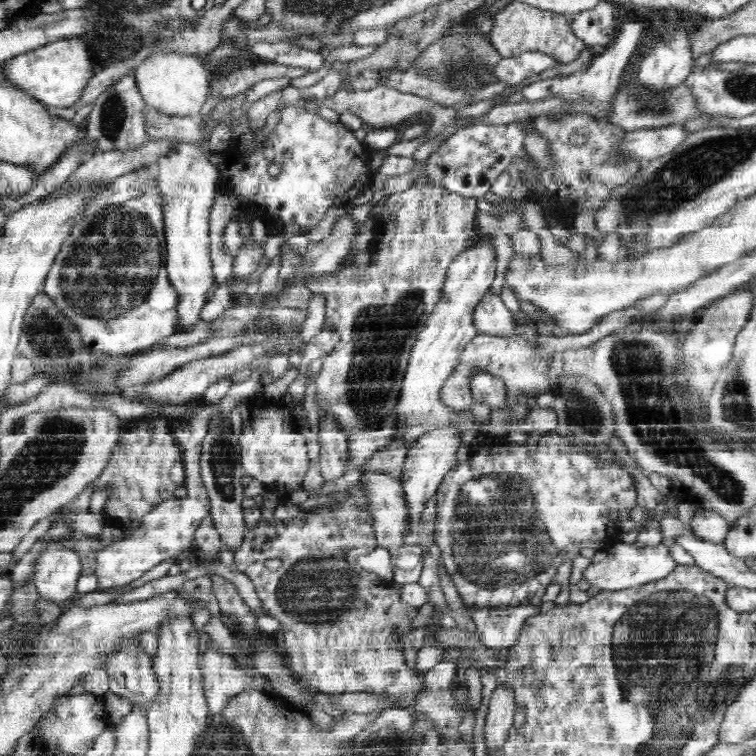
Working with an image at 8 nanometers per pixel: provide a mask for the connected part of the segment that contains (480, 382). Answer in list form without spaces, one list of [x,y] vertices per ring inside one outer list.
[[[486,372],[476,374],[471,382],[471,394],[475,403],[488,404],[490,408],[503,409],[507,404],[507,387],[504,380]]]

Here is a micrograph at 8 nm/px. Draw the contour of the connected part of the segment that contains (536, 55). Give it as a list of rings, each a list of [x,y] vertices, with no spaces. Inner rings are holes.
[[[526,51],[515,57],[501,57],[492,70],[490,78],[502,80],[505,84],[516,85],[533,74],[544,72],[556,66],[553,58],[538,51]]]

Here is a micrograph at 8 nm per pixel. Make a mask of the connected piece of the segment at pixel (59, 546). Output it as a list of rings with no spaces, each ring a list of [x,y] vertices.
[[[63,540],[46,544],[35,560],[33,584],[39,597],[56,603],[63,610],[77,597],[76,582],[82,576],[82,564],[76,550],[64,547]]]

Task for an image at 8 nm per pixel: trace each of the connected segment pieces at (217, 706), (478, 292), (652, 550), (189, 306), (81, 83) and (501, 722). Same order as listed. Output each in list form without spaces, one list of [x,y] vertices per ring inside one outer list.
[[[206,648],[201,653],[201,672],[203,691],[209,708],[209,714],[218,714],[227,702],[240,690],[272,689],[264,676],[253,675],[237,669],[237,661],[232,655],[223,654]]]
[[[492,236],[476,246],[470,244],[450,263],[447,279],[443,288],[443,297],[436,303],[426,325],[413,344],[410,360],[405,370],[401,398],[397,404],[395,418],[399,424],[396,442],[415,442],[430,431],[446,430],[449,427],[466,430],[471,420],[471,412],[454,411],[442,403],[442,386],[448,380],[463,348],[478,334],[474,327],[474,308],[484,298],[496,276],[496,247]]]
[[[618,542],[618,556],[606,557],[606,560],[594,562],[584,569],[584,580],[590,586],[596,586],[601,591],[624,590],[659,578],[664,578],[670,571],[679,564],[670,555],[670,549],[663,544],[653,547],[638,548],[633,544]]]
[[[179,141],[168,154],[158,159],[158,188],[164,194],[165,262],[168,279],[179,294],[180,333],[187,333],[201,319],[200,310],[214,290],[209,225],[215,204],[216,184],[220,182],[216,167],[208,161],[212,151],[208,142],[192,145]]]
[[[73,37],[48,42],[46,46],[10,59],[4,75],[12,85],[20,86],[24,93],[32,94],[38,101],[58,108],[70,108],[80,101],[84,88],[95,72],[91,49],[84,40]]]
[[[499,684],[492,693],[485,718],[484,738],[486,752],[495,753],[507,741],[512,728],[516,699],[510,685]]]

